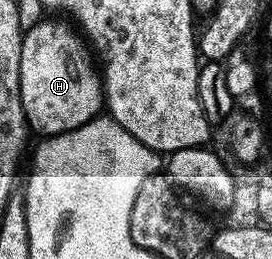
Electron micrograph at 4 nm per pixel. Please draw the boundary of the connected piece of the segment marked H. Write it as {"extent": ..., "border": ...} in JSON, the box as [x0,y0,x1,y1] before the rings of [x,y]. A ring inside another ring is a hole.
{"extent":[21,20,105,138],"border":[[[41,20],[21,39],[21,102],[25,123],[42,138],[83,127],[102,112],[105,91],[98,66],[82,34],[68,20]]]}

